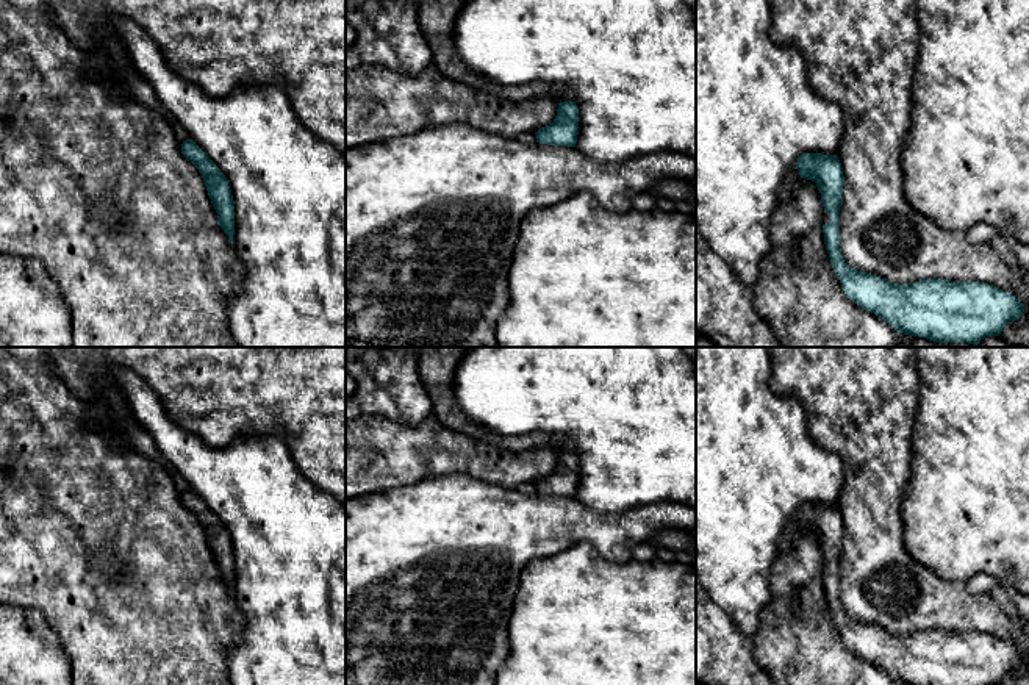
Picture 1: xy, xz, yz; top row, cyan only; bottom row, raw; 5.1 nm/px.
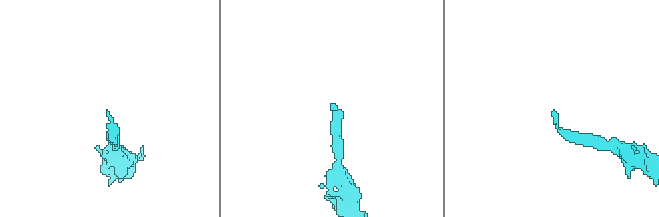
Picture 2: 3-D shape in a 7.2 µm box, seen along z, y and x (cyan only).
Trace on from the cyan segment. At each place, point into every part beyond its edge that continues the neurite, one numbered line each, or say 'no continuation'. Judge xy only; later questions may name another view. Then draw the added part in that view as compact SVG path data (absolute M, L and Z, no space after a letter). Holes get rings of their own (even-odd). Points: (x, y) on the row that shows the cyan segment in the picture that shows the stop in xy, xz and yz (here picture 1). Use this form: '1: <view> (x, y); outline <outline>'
no continuation

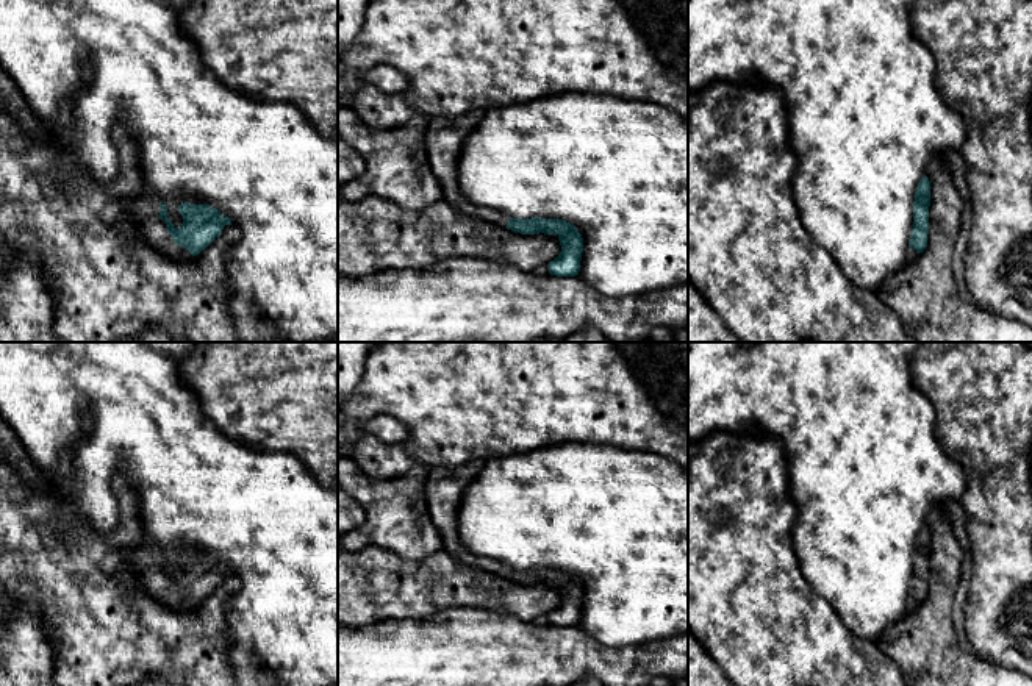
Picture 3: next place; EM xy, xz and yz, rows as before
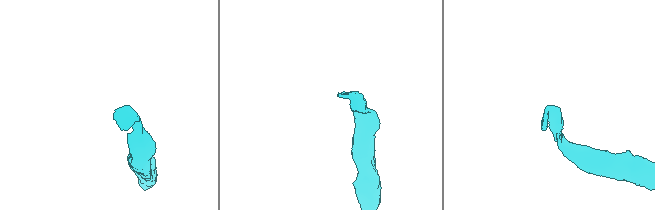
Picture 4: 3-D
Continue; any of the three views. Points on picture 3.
1: xy (144, 211); outline M145 191L134 198L130 208L130 219L138 227L142 238L161 255L169 259L191 259L189 250L177 245L167 231L167 225L158 216L161 197L156 192Z

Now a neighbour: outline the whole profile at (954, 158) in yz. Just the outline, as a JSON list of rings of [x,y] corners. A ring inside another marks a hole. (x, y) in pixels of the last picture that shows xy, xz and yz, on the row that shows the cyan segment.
[[[948,150],[944,153],[944,159],[951,170],[952,183],[963,200],[962,227],[952,255],[954,278],[962,298],[973,306],[979,306],[985,309],[973,298],[963,275],[963,258],[969,241],[971,217],[973,217],[969,188],[966,184],[966,163],[963,159],[962,150]]]

